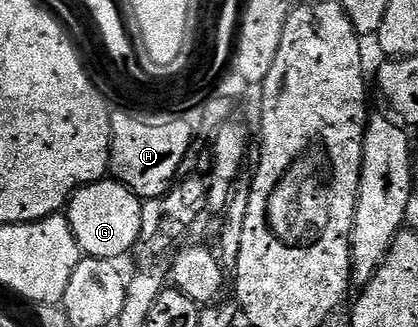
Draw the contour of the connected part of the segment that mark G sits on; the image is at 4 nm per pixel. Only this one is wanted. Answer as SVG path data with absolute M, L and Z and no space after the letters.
M114 179L94 181L75 190L65 206L65 216L71 225L80 250L88 257L115 261L141 241L141 211L143 201Z

